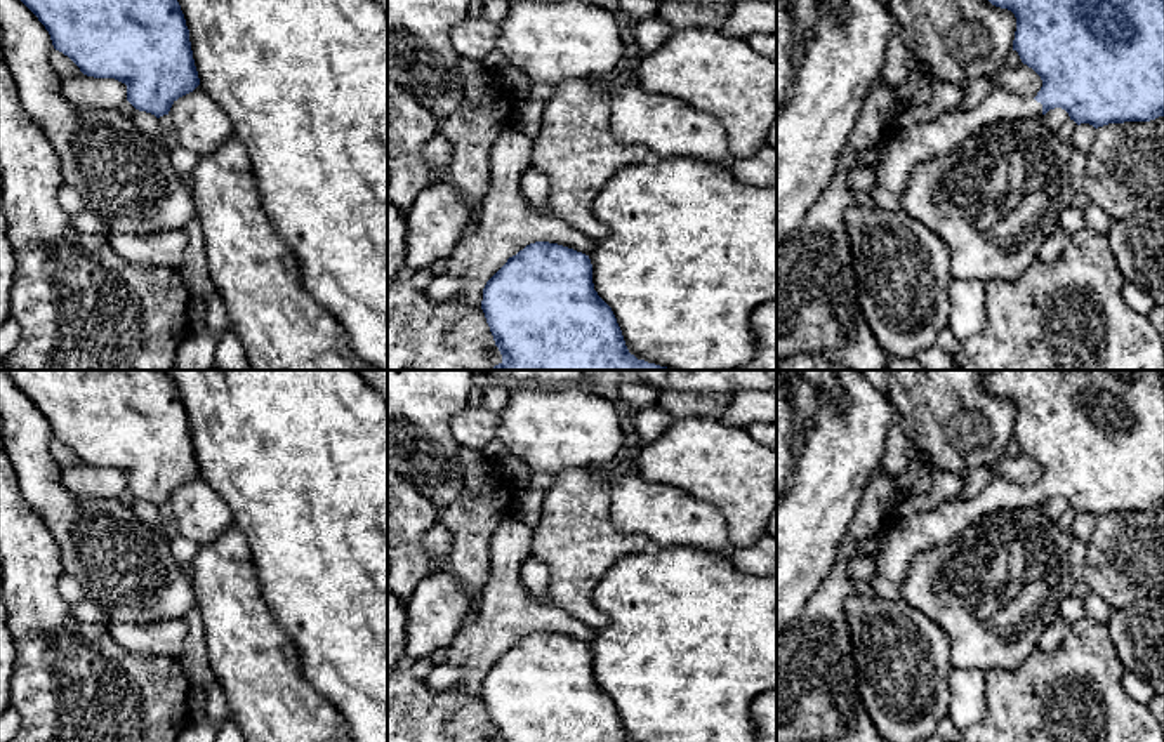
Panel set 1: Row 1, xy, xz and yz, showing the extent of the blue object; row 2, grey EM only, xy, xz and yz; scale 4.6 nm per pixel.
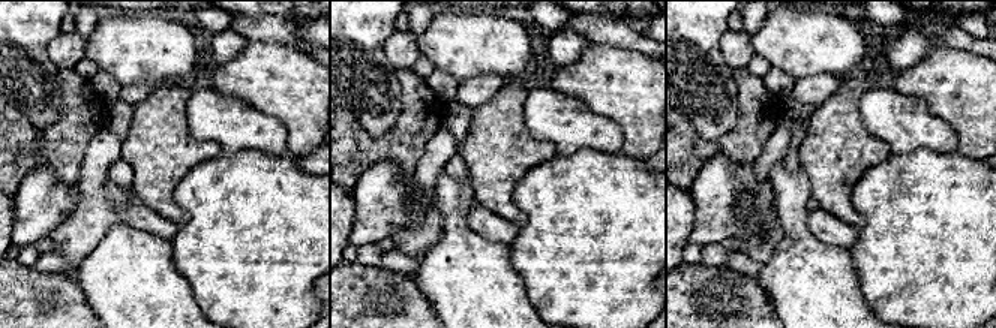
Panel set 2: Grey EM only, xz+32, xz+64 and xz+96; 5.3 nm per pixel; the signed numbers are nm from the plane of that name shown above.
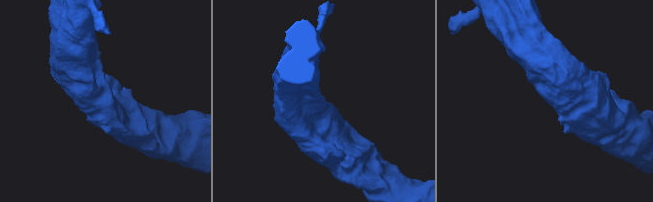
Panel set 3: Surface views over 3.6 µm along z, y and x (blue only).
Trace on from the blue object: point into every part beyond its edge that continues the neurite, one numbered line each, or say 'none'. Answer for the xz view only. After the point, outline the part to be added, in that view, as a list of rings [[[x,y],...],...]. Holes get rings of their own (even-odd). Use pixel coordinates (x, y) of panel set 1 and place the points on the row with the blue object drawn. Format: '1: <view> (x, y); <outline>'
none

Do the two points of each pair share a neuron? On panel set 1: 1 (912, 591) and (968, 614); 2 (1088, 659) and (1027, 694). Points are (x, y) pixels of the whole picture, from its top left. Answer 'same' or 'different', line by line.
1: same
2: same

